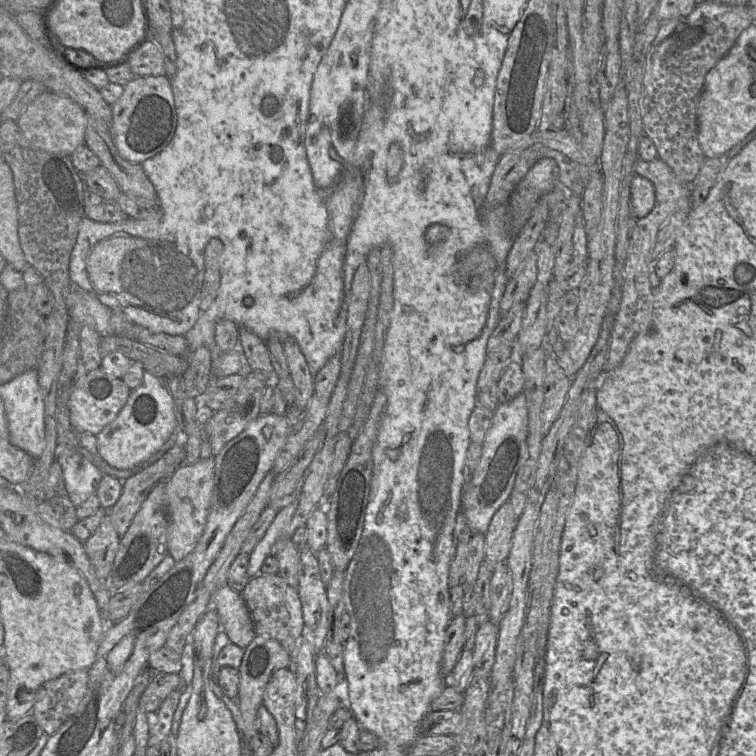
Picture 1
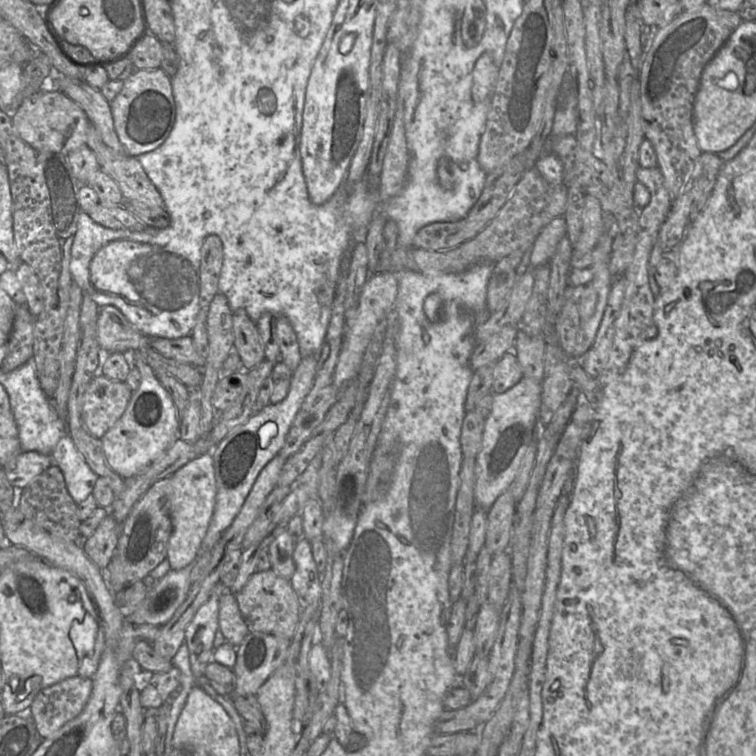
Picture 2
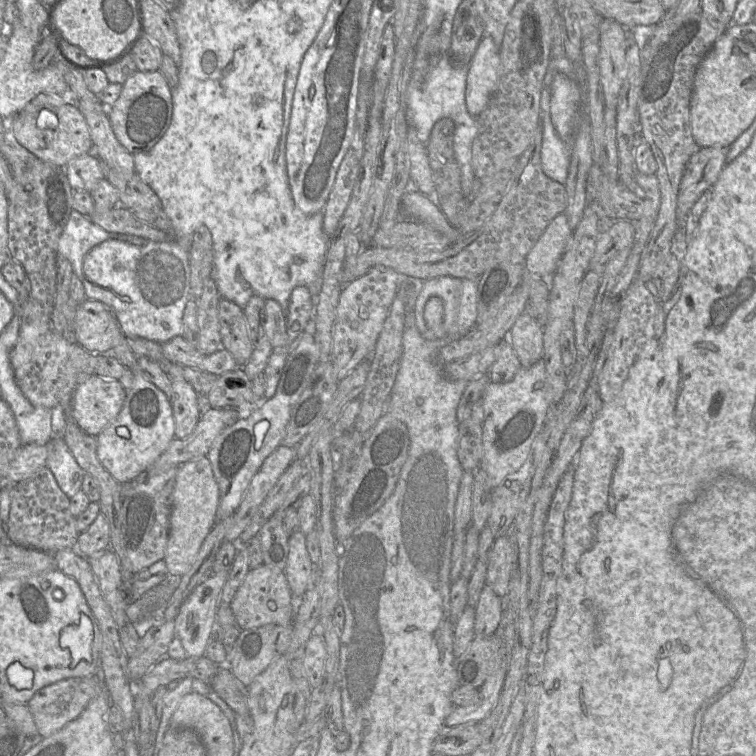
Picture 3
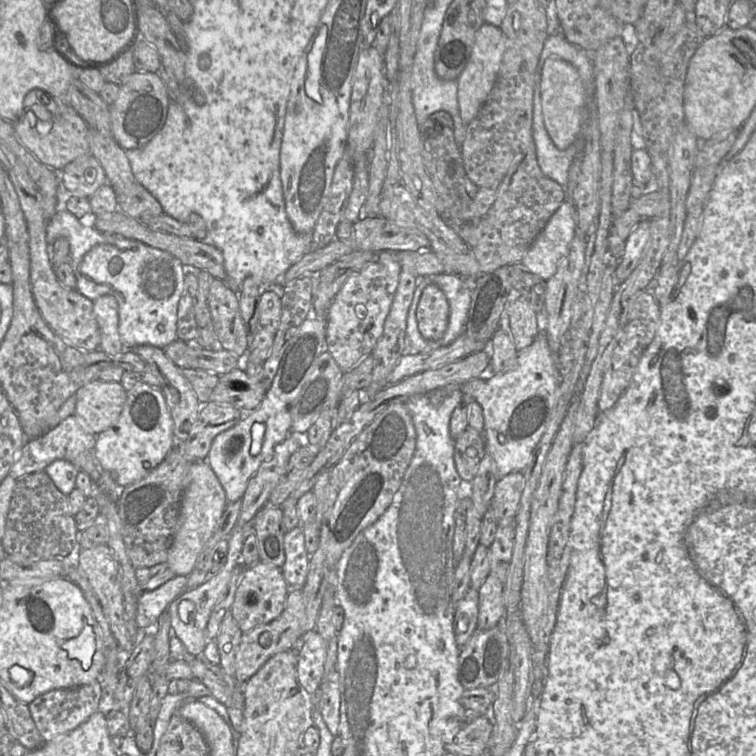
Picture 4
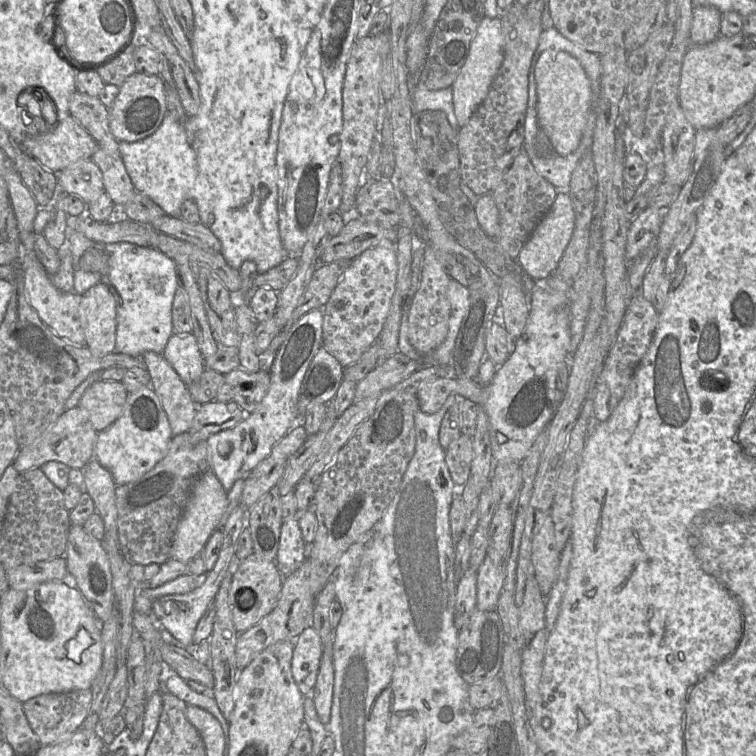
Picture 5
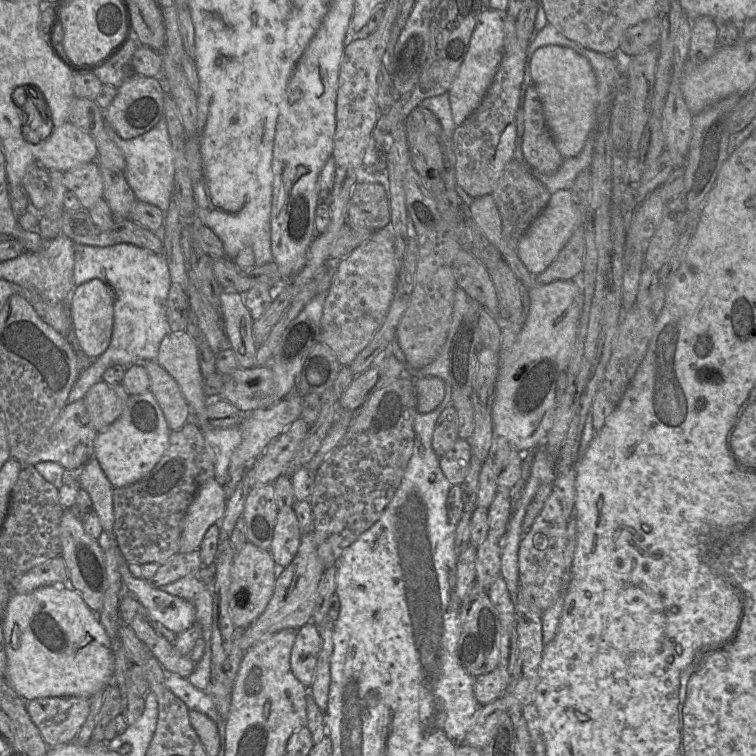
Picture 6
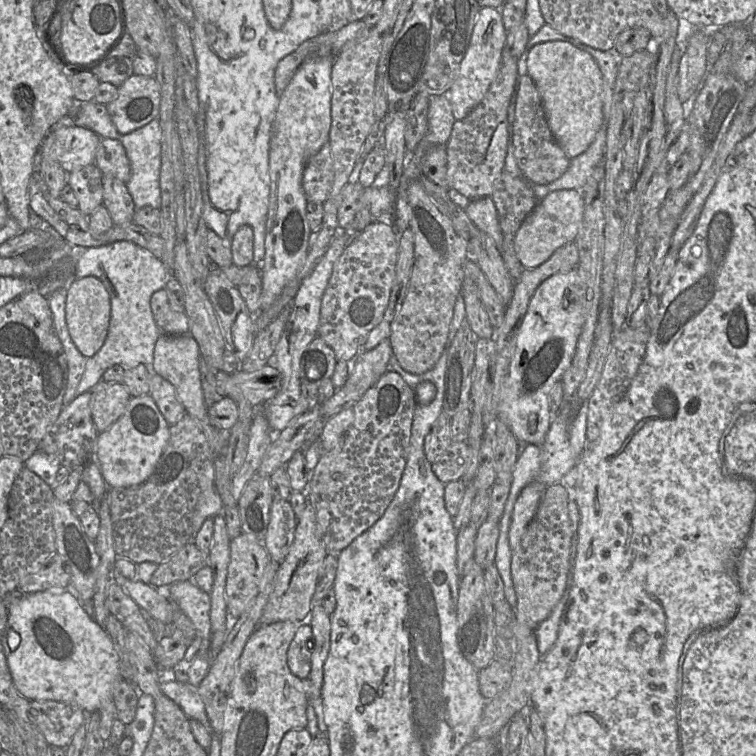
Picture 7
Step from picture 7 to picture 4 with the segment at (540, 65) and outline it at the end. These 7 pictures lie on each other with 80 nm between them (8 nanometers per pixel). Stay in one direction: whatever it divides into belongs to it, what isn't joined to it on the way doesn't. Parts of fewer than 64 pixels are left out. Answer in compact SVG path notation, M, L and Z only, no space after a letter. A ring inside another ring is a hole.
M547 58L540 72L540 95L544 125L559 150L567 149L580 136L585 110L585 88L577 69L560 58Z

